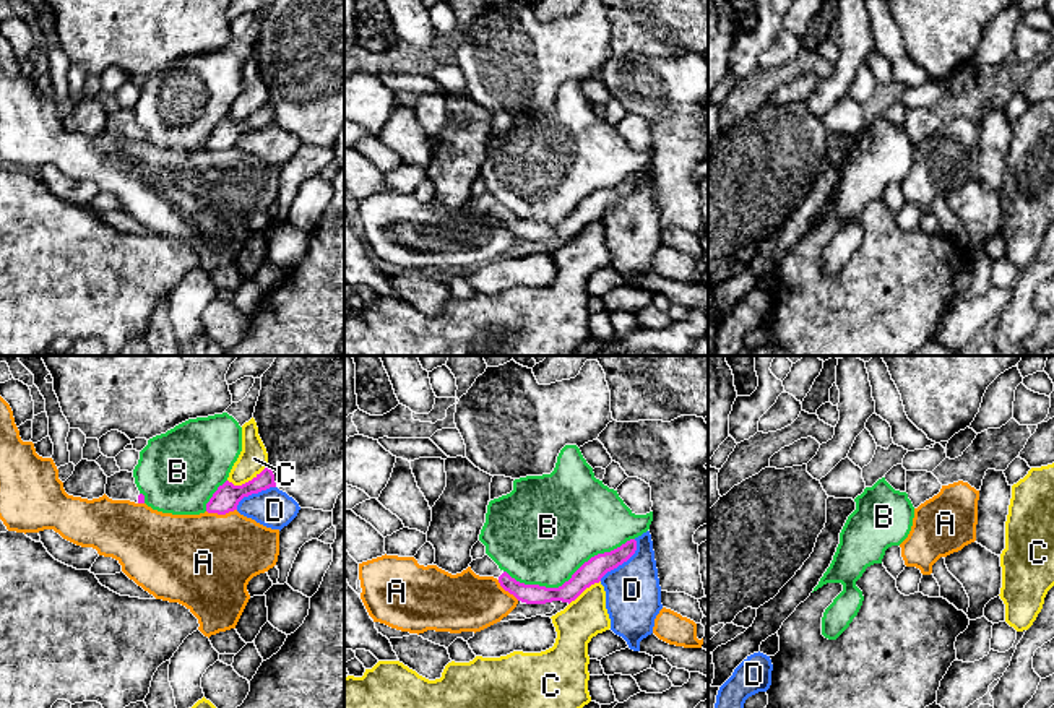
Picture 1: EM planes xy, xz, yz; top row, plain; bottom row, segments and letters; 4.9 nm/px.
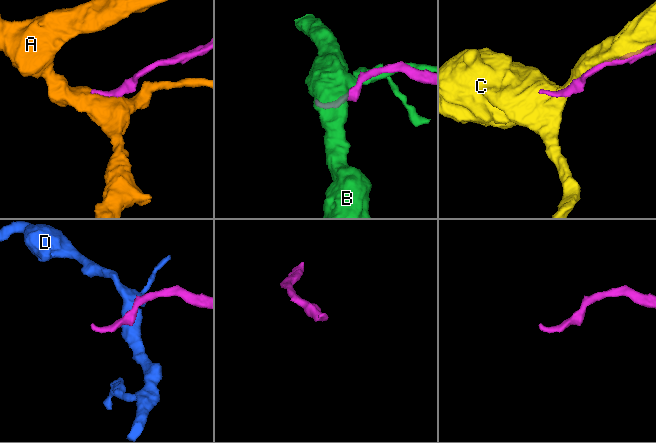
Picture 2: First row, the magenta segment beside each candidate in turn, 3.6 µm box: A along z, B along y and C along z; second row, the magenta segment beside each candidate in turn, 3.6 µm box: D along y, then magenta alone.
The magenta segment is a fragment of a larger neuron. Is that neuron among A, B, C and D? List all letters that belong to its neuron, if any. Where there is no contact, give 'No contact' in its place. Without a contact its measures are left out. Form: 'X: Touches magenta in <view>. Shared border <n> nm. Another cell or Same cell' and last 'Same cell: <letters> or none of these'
A: Touches magenta in xy. Shared border 150 nm. Another cell
B: Touches magenta in xz. Shared border 650 nm. Another cell
C: Touches magenta in xy. Shared border 220 nm. Another cell
D: Touches magenta in xz. Shared border 280 nm. Another cell
Same cell: none of these

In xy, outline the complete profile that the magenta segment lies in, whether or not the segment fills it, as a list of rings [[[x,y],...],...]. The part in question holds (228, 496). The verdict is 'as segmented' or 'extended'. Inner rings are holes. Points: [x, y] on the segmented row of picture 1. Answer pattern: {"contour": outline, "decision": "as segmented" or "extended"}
{"contour": [[[266,466],[252,481],[242,486],[234,486],[232,482],[226,481],[222,486],[218,487],[218,490],[213,494],[213,497],[206,503],[206,512],[226,515],[229,512],[237,510],[237,505],[244,497],[258,494],[270,487],[276,487],[274,474],[270,466]]], "decision": "as segmented"}

